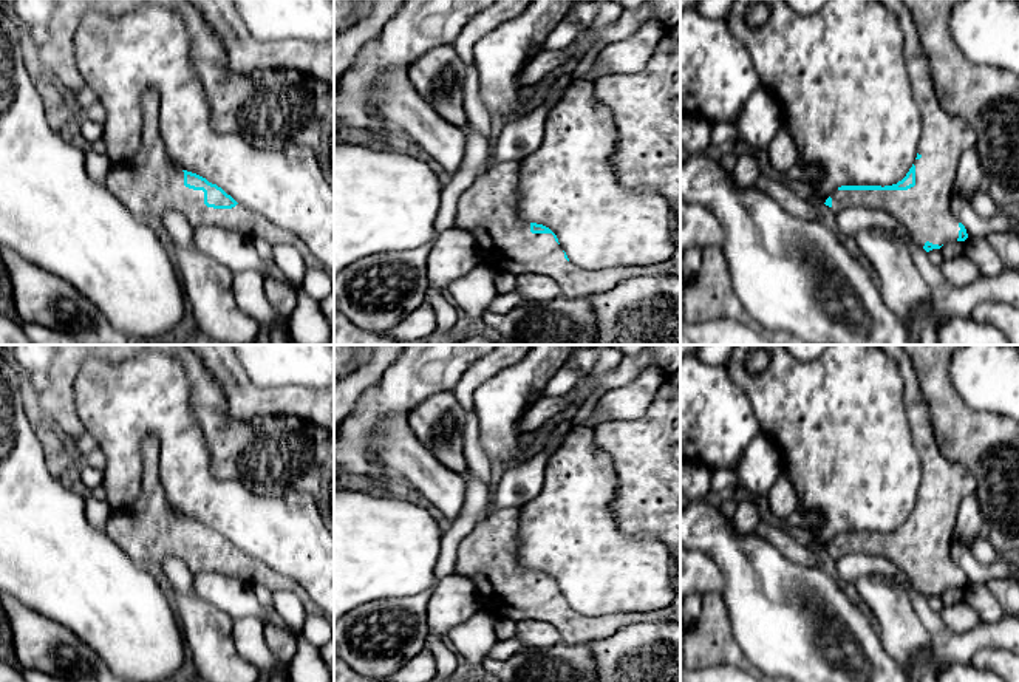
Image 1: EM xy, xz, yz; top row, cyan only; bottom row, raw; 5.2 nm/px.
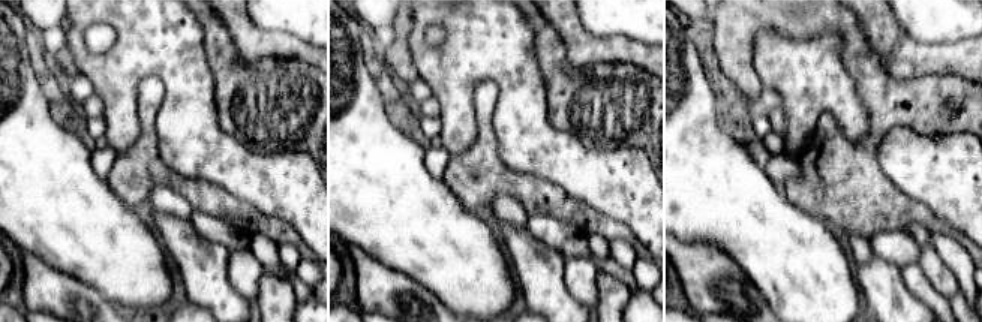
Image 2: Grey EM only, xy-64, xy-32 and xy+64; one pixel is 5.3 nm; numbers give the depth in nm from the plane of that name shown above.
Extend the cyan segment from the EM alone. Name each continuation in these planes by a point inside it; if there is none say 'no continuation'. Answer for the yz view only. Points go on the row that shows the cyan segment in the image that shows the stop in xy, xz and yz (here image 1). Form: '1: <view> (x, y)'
1: yz (925, 209)

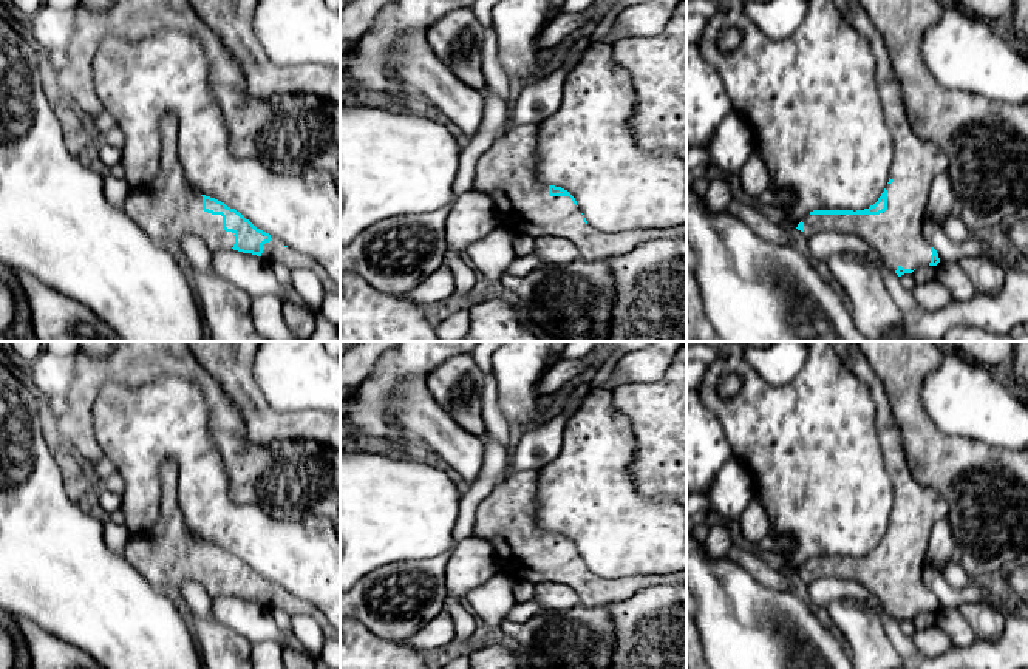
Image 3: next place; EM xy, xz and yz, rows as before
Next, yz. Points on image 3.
1: yz (897, 234)

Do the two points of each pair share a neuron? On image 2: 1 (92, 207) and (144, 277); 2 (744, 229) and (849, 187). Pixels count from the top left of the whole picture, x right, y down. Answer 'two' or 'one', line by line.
1: one
2: two

